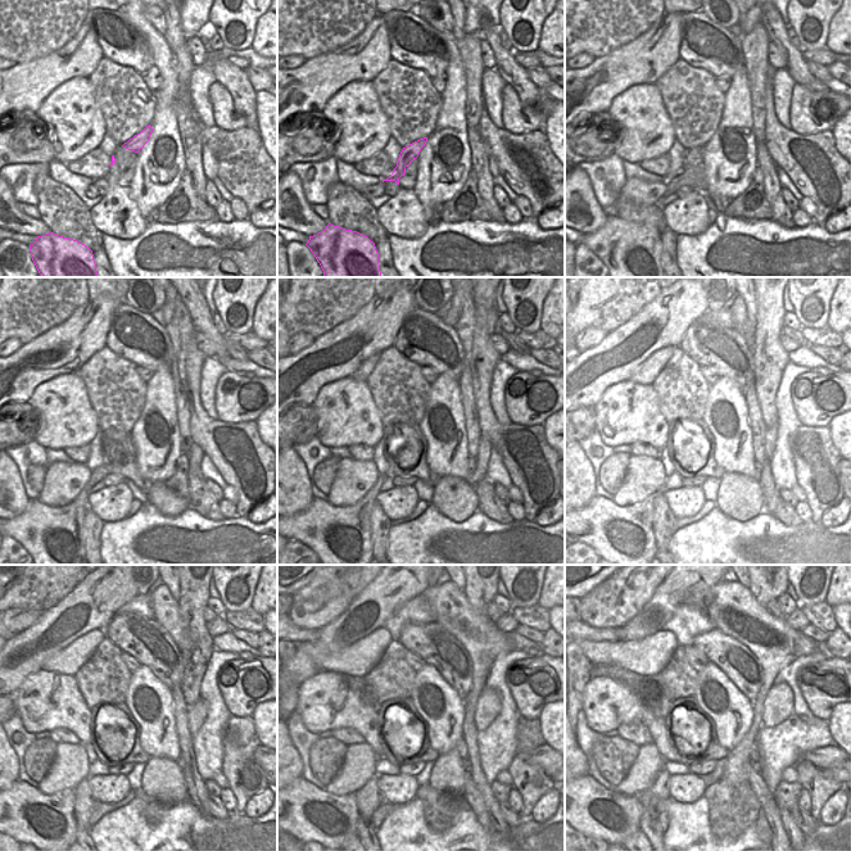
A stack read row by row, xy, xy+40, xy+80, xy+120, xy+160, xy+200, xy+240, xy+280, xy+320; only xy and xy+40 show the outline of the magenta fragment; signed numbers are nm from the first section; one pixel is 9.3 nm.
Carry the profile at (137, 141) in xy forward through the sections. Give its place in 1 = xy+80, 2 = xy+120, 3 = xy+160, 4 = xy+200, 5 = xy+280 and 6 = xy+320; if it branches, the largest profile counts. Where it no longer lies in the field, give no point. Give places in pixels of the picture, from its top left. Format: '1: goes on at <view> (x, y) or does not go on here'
1: goes on at xy+80 (695, 155)
2: goes on at xy+120 (54, 537)
3: goes on at xy+160 (340, 537)
4: goes on at xy+200 (623, 535)
5: goes on at xy+280 (308, 813)
6: goes on at xy+320 (593, 810)

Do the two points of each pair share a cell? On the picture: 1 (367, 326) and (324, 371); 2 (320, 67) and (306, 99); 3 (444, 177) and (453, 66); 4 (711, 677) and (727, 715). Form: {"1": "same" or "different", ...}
{"1": "same", "2": "same", "3": "same", "4": "same"}

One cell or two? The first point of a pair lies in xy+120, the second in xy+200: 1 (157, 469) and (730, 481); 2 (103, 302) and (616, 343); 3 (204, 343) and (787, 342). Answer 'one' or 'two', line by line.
1: two
2: one
3: one

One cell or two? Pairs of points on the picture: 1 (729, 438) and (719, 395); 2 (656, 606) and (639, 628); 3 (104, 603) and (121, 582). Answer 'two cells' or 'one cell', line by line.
1: one cell
2: one cell
3: one cell

